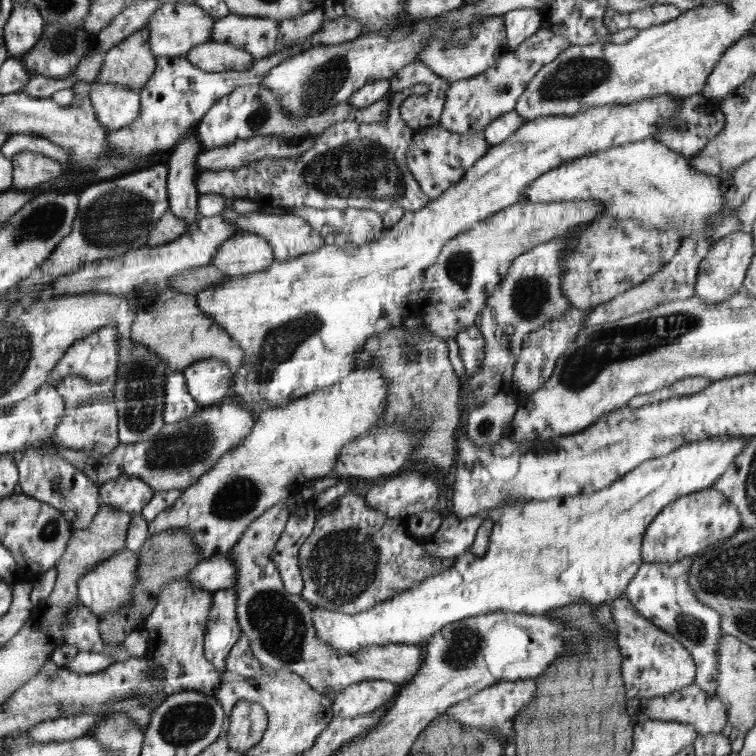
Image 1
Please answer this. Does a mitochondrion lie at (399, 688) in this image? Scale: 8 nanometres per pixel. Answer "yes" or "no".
no

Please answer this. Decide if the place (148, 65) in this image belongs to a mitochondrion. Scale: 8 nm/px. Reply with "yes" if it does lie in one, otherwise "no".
no

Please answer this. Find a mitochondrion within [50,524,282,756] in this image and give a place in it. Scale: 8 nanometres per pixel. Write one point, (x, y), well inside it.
(185, 723)

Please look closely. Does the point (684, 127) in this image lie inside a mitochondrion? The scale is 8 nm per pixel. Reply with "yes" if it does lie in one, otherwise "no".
yes

